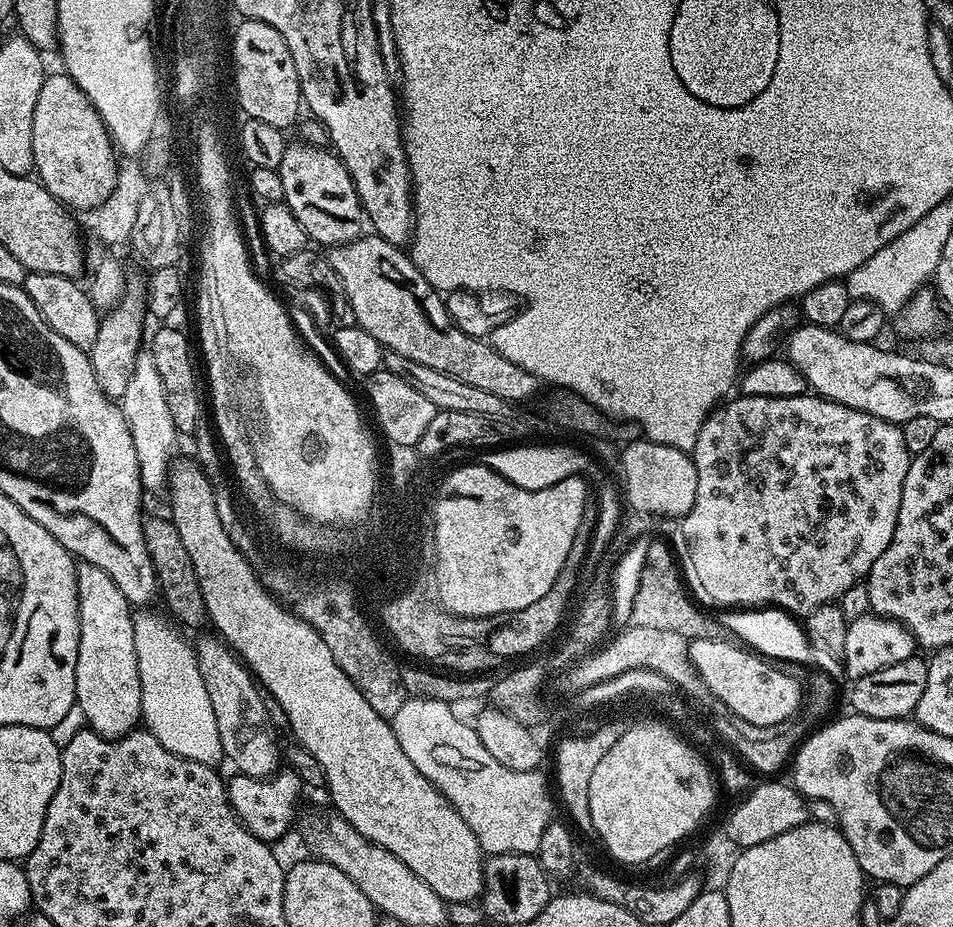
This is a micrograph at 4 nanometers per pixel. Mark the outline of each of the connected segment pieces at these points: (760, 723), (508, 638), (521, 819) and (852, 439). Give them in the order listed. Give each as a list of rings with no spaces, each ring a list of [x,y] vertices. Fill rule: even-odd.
[[[714,638],[693,640],[689,643],[688,653],[692,659],[692,664],[700,675],[700,684],[711,690],[734,714],[745,719],[746,722],[753,723],[759,728],[765,728],[766,726],[782,724],[796,715],[802,703],[802,684],[796,676],[787,676],[782,670],[783,667],[769,662],[763,656],[728,638],[723,640],[715,640]]]
[[[589,502],[584,506],[584,517],[578,526],[578,534],[574,534],[574,546],[570,546],[570,554],[566,558],[565,568],[560,571],[558,578],[554,582],[554,586],[550,586],[550,590],[546,590],[546,594],[542,594],[542,598],[538,598],[538,602],[534,602],[530,606],[526,606],[526,610],[518,610],[516,612],[516,620],[512,620],[512,624],[508,624],[508,628],[504,628],[504,632],[496,630],[496,636],[493,637],[493,645],[496,651],[508,653],[510,658],[524,656],[527,652],[532,652],[541,647],[552,635],[554,626],[558,626],[557,617],[560,613],[570,608],[568,599],[573,599],[574,593],[577,591],[578,584],[572,579],[572,572],[567,568],[571,563],[579,561],[580,553],[584,551],[585,546],[591,541],[592,532],[595,530],[597,505]]]
[[[411,697],[404,700],[397,712],[390,716],[390,723],[394,734],[398,738],[398,746],[402,746],[402,754],[406,754],[406,758],[410,758],[410,762],[414,762],[414,766],[418,766],[421,774],[430,781],[434,787],[442,793],[453,806],[458,810],[458,814],[462,814],[462,822],[466,822],[466,826],[470,826],[470,830],[474,830],[474,838],[478,838],[481,853],[488,856],[497,856],[498,854],[506,854],[507,852],[526,852],[535,854],[538,850],[538,842],[542,842],[542,833],[546,831],[546,826],[553,823],[552,816],[552,800],[554,804],[554,796],[550,791],[550,780],[543,776],[543,771],[523,772],[522,770],[506,770],[506,766],[502,766],[502,762],[498,762],[498,758],[492,757],[486,750],[486,746],[482,746],[482,738],[478,738],[475,727],[471,723],[468,724],[464,720],[456,717],[457,710],[451,703],[446,701],[427,700],[422,697]]]
[[[745,394],[737,400],[731,400],[713,408],[712,413],[704,419],[702,430],[698,430],[698,442],[694,442],[694,450],[690,454],[698,474],[698,494],[691,510],[679,517],[680,536],[684,544],[675,545],[674,555],[685,585],[701,605],[713,604],[716,610],[771,606],[783,609],[796,618],[807,618],[811,612],[818,610],[818,606],[839,601],[842,594],[861,583],[874,562],[878,562],[882,550],[890,546],[890,538],[894,538],[894,526],[898,522],[902,486],[912,465],[912,456],[904,441],[904,428],[872,412],[864,412],[860,408],[852,408],[815,394],[796,397],[756,397]]]

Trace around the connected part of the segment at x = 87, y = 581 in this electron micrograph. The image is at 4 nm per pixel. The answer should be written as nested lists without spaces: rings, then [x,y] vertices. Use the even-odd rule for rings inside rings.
[[[83,562],[76,565],[76,609],[80,615],[80,641],[76,655],[75,707],[84,715],[85,725],[91,731],[107,740],[116,740],[133,731],[142,720],[142,686],[138,674],[138,654],[134,650],[134,612],[106,570],[98,570],[98,566]]]

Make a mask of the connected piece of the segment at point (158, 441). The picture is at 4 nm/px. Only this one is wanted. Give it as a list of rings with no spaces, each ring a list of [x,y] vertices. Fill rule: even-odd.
[[[152,355],[137,356],[130,386],[126,386],[122,411],[134,438],[134,454],[138,454],[141,485],[152,492],[158,491],[159,488],[167,489],[170,484],[170,469],[177,455],[175,452],[178,433],[174,418],[170,418],[170,406],[166,406],[166,390],[162,390],[162,378],[158,378],[158,369],[154,366]]]

